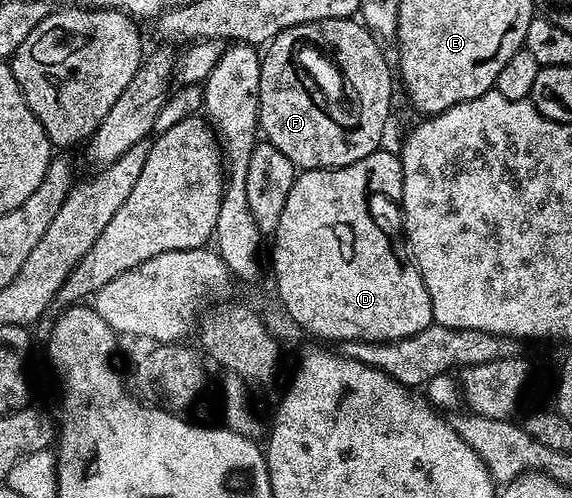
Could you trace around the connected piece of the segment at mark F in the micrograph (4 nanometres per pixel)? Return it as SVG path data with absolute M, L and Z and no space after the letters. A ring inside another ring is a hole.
M347 18L345 20L317 20L316 22L308 22L307 24L301 24L300 26L292 26L288 30L284 30L283 32L281 32L275 40L271 40L269 44L265 45L264 51L261 53L262 65L260 66L260 106L258 107L258 126L259 126L261 135L265 137L265 139L268 141L269 144L271 144L272 146L276 146L276 150L280 150L280 154L284 154L286 157L288 157L290 161L294 163L295 169L305 170L307 168L343 168L344 166L348 166L352 162L360 162L360 158L368 158L369 156L374 156L375 153L377 153L376 150L378 148L378 143L381 142L382 135L384 135L386 132L386 123L388 123L390 120L390 103L392 103L394 100L394 84L396 88L396 76L395 76L395 73L392 71L391 61L390 61L390 64L388 61L386 61L386 56L384 53L382 53L381 47L383 48L383 45L379 43L374 33L367 30L365 24L359 22L357 19L354 19L354 18ZM300 36L306 36L306 44L310 44L310 48L316 48L316 42L320 42L320 38L322 38L322 44L324 44L324 40L326 40L326 46L328 46L328 42L330 42L330 44L334 44L334 46L338 46L338 50L340 50L340 62L342 62L342 68L344 68L344 72L348 74L348 80L350 80L350 82L352 82L352 86L354 86L354 88L358 90L358 96L360 96L360 98L362 98L362 102L364 102L364 110L362 110L362 112L366 112L366 114L362 114L362 116L360 116L360 124L362 124L362 128L356 128L356 130L350 130L350 132L346 132L346 136L344 136L344 132L340 132L340 130L338 130L338 128L336 128L334 124L328 124L328 120L322 120L322 118L318 118L318 110L316 110L316 108L312 106L312 102L310 102L310 100L306 98L306 94L302 94L302 92L298 90L298 80L296 80L296 76L294 76L294 66L296 66L296 64L294 64L294 62L288 62L288 58L290 58L290 52L292 52L292 48L290 48L290 44L292 44L294 40L296 40L296 42L300 44Z

